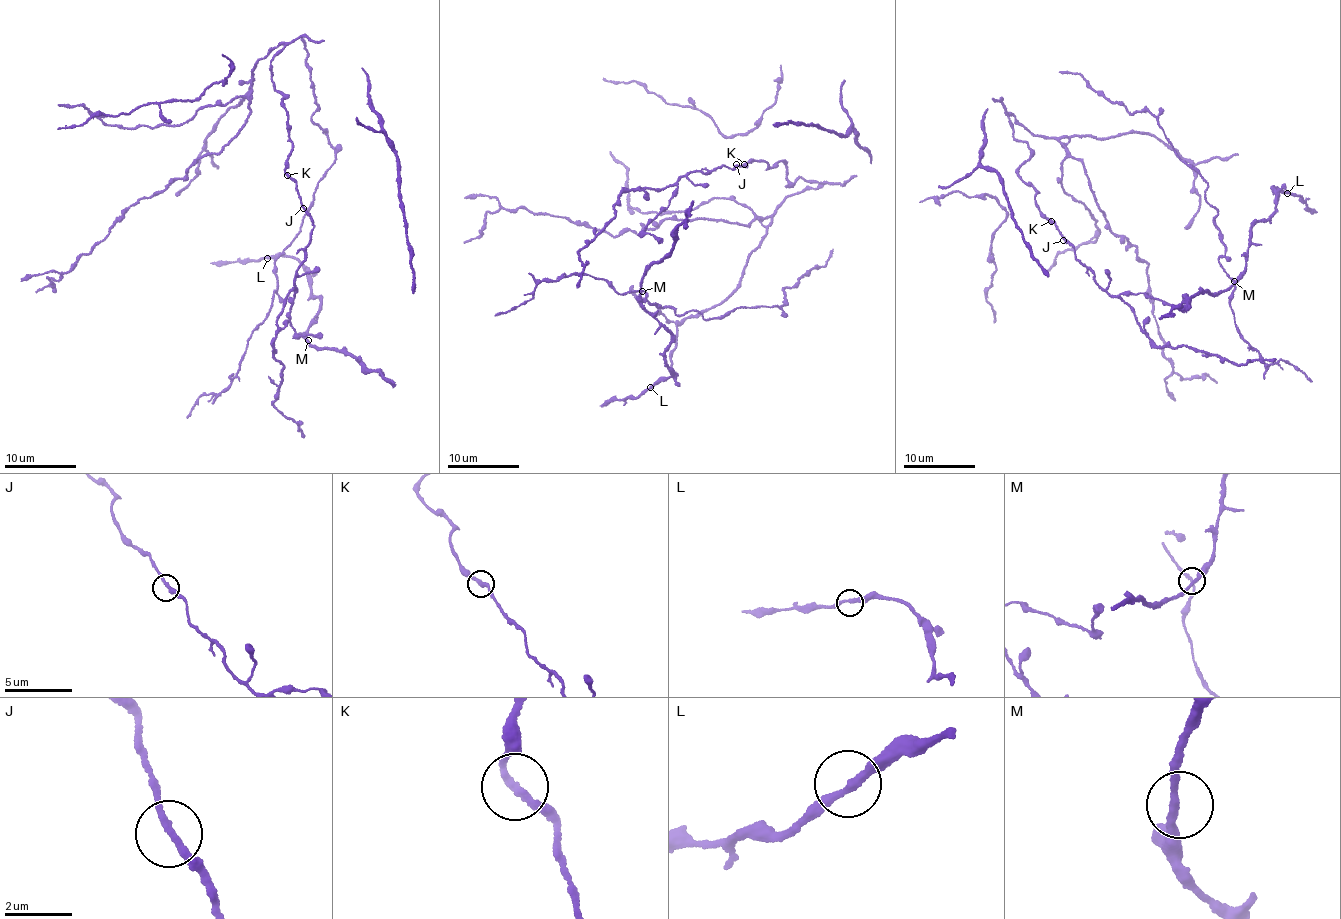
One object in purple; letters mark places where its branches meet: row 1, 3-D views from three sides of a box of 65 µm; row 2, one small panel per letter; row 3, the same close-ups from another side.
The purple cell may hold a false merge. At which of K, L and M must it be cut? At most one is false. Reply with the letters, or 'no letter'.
no letter

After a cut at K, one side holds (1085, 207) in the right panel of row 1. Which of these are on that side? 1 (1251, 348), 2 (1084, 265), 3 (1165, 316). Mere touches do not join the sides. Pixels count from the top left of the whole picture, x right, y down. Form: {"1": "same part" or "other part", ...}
{"1": "same part", "2": "other part", "3": "same part"}

